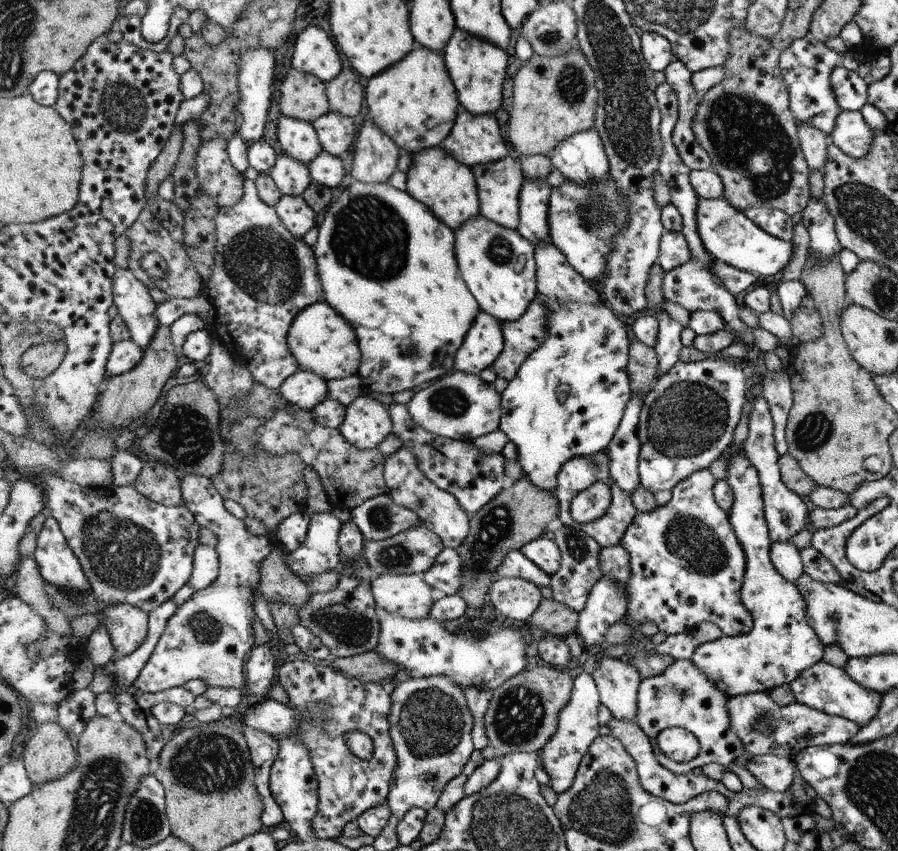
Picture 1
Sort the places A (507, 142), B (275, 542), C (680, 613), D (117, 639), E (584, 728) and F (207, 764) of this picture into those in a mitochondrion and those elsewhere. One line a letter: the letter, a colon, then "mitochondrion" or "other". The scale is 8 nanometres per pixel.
A: other
B: other
C: other
D: other
E: other
F: mitochondrion

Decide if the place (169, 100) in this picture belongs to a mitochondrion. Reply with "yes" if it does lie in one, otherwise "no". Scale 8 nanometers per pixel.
no

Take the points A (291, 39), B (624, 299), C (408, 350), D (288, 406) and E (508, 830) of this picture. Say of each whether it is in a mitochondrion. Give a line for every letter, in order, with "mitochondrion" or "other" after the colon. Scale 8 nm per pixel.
A: other
B: other
C: mitochondrion
D: other
E: mitochondrion

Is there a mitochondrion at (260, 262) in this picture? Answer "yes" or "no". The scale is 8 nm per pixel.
yes

